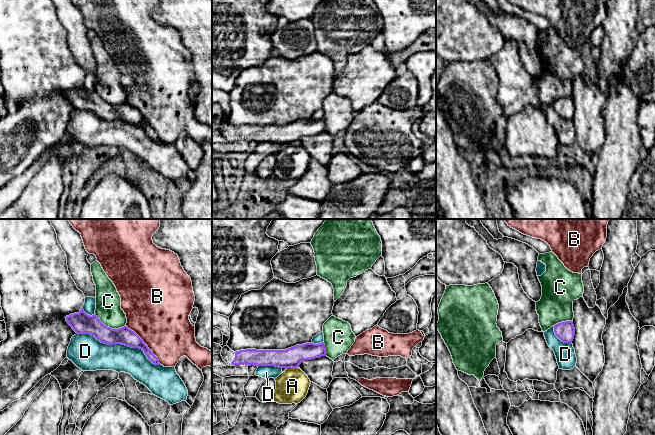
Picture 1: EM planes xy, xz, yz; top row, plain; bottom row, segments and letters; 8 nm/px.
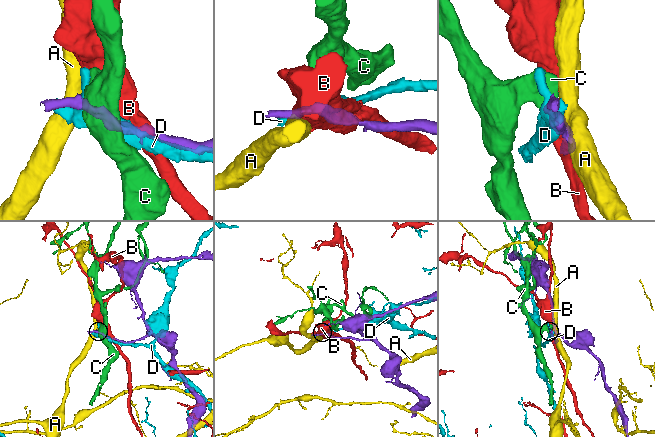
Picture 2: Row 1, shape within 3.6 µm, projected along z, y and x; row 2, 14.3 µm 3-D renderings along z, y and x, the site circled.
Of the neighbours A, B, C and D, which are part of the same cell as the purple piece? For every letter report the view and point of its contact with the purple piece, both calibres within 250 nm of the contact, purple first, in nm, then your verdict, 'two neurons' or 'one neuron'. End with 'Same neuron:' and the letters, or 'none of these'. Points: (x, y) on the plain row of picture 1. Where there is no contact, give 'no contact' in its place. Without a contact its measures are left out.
A: xz (292, 143) | 160/260 nm | two neurons
B: xy (145, 120) | 140/460 nm | two neurons
C: xy (109, 103) | 170/200 nm | two neurons
D: xy (119, 119) | 140/260 nm | two neurons
Same neuron: none of these

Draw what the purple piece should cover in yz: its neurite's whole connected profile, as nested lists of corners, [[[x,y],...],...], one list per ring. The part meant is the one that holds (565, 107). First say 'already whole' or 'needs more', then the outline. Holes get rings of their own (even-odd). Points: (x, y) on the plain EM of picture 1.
already whole; [[[573,97],[561,98],[554,101],[555,111],[564,119],[572,119],[575,111]]]

